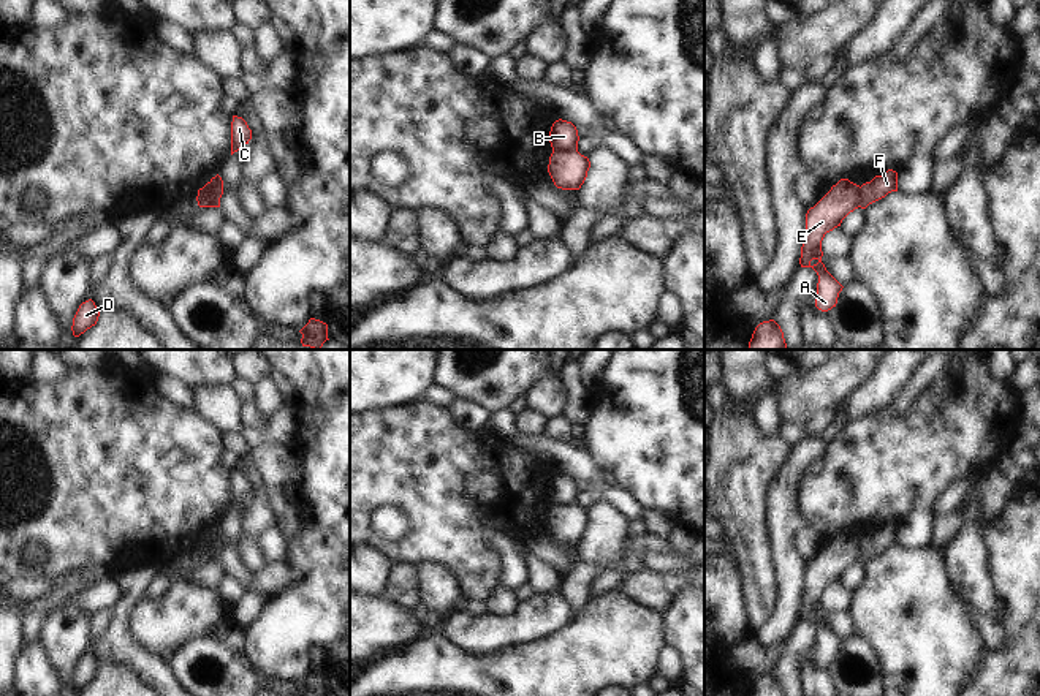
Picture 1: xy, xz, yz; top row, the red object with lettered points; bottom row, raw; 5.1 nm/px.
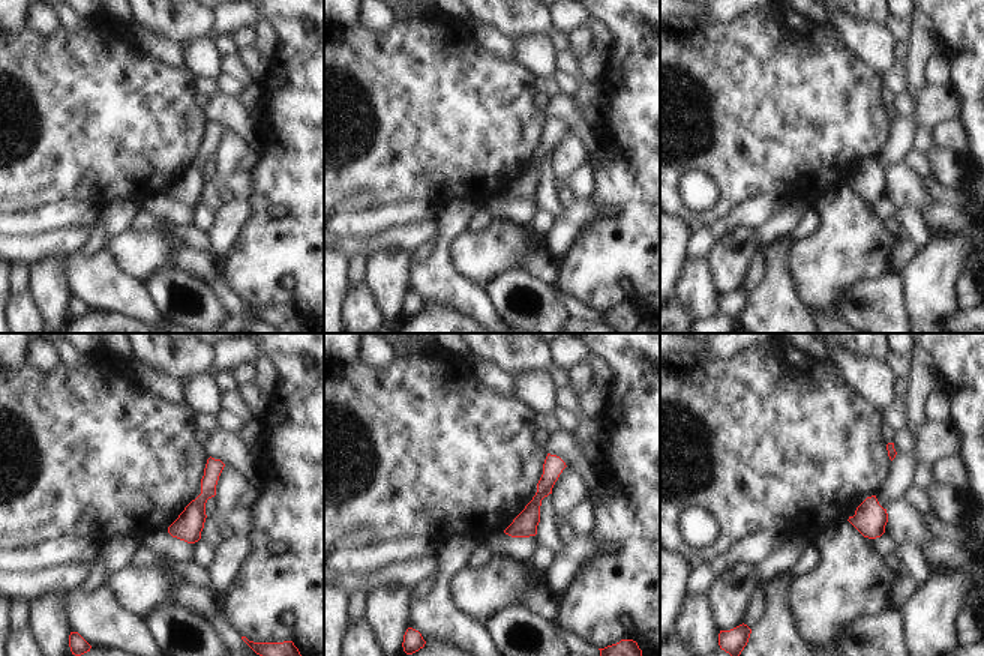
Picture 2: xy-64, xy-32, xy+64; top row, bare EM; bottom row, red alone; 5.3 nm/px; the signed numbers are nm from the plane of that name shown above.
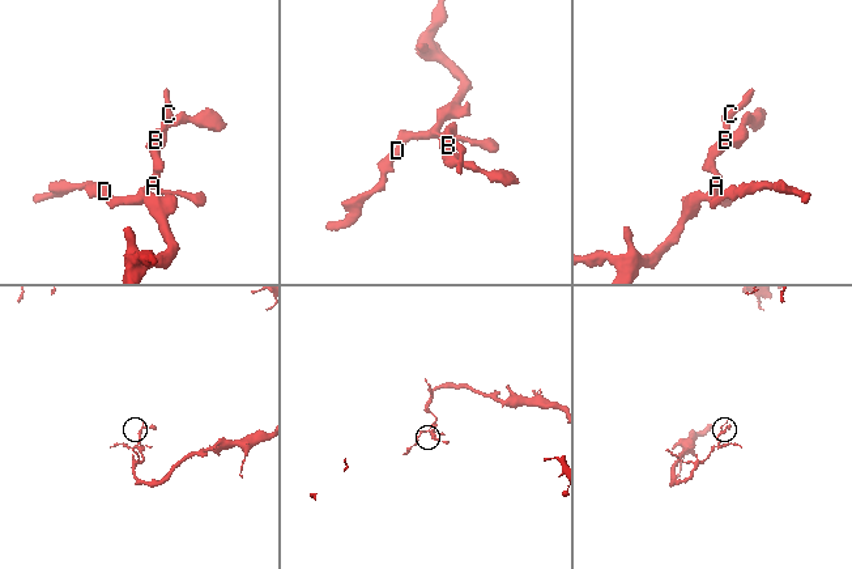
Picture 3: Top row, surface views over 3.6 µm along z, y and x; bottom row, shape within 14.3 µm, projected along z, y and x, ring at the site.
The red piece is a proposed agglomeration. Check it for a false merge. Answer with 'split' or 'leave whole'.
split

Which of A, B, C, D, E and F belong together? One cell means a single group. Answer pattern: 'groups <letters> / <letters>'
groups A B C D E / F

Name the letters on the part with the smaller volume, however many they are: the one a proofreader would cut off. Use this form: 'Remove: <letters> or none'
Remove: F

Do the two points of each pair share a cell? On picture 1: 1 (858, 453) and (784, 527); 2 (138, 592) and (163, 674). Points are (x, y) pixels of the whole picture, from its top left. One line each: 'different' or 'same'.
1: different
2: same

